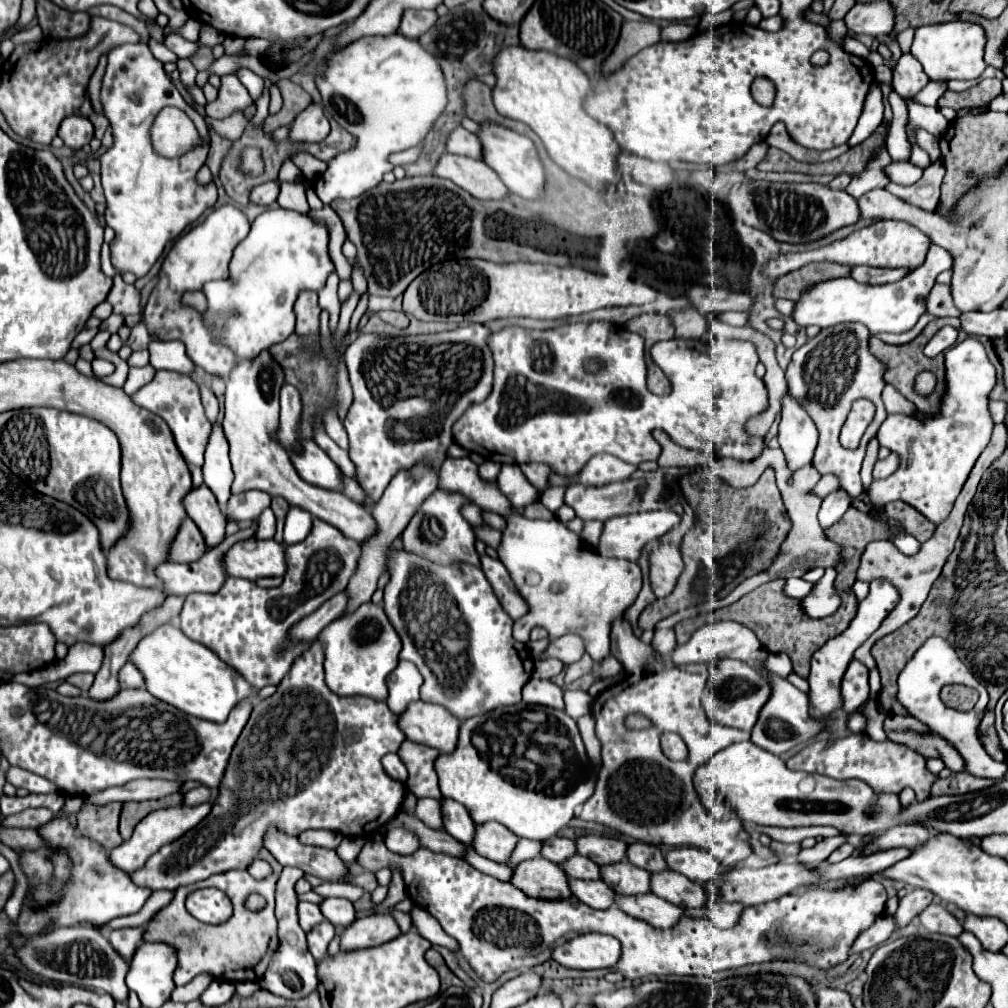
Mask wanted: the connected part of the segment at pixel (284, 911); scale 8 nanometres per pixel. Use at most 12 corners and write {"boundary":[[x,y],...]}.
{"boundary":[[284,867],[276,883],[278,949],[260,987],[302,999],[318,985],[316,963],[296,917],[294,883]]}

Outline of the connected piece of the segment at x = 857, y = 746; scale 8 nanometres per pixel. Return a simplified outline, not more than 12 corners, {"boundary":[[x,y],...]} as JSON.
{"boundary":[[852,733],[812,743],[786,761],[792,771],[862,779],[876,793],[938,779],[918,751]]}

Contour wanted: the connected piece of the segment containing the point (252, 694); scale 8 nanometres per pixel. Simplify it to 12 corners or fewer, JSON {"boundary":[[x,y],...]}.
{"boundary":[[172,623],[130,663],[146,691],[188,715],[226,721],[258,695]]}

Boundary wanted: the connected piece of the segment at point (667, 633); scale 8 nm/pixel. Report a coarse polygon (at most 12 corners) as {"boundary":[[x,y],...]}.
{"boundary":[[658,629],[652,645],[670,655],[676,647],[674,629]]}

